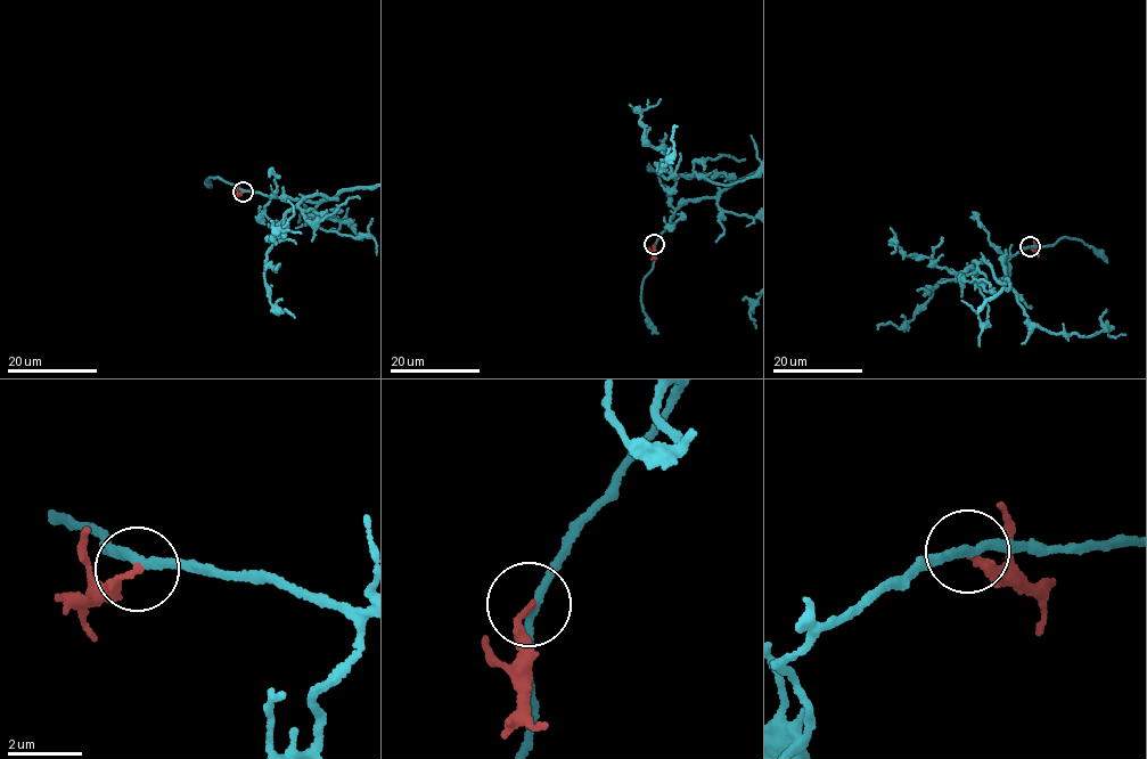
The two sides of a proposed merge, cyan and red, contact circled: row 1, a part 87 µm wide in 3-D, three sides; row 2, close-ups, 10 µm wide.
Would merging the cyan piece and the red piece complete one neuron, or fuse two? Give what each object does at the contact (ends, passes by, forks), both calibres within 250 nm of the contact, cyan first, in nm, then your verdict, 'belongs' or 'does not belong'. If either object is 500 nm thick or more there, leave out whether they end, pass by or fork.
cyan passes by; red ends there; 220 nm thick on the cyan side, 200 nm on the other; does not belong

